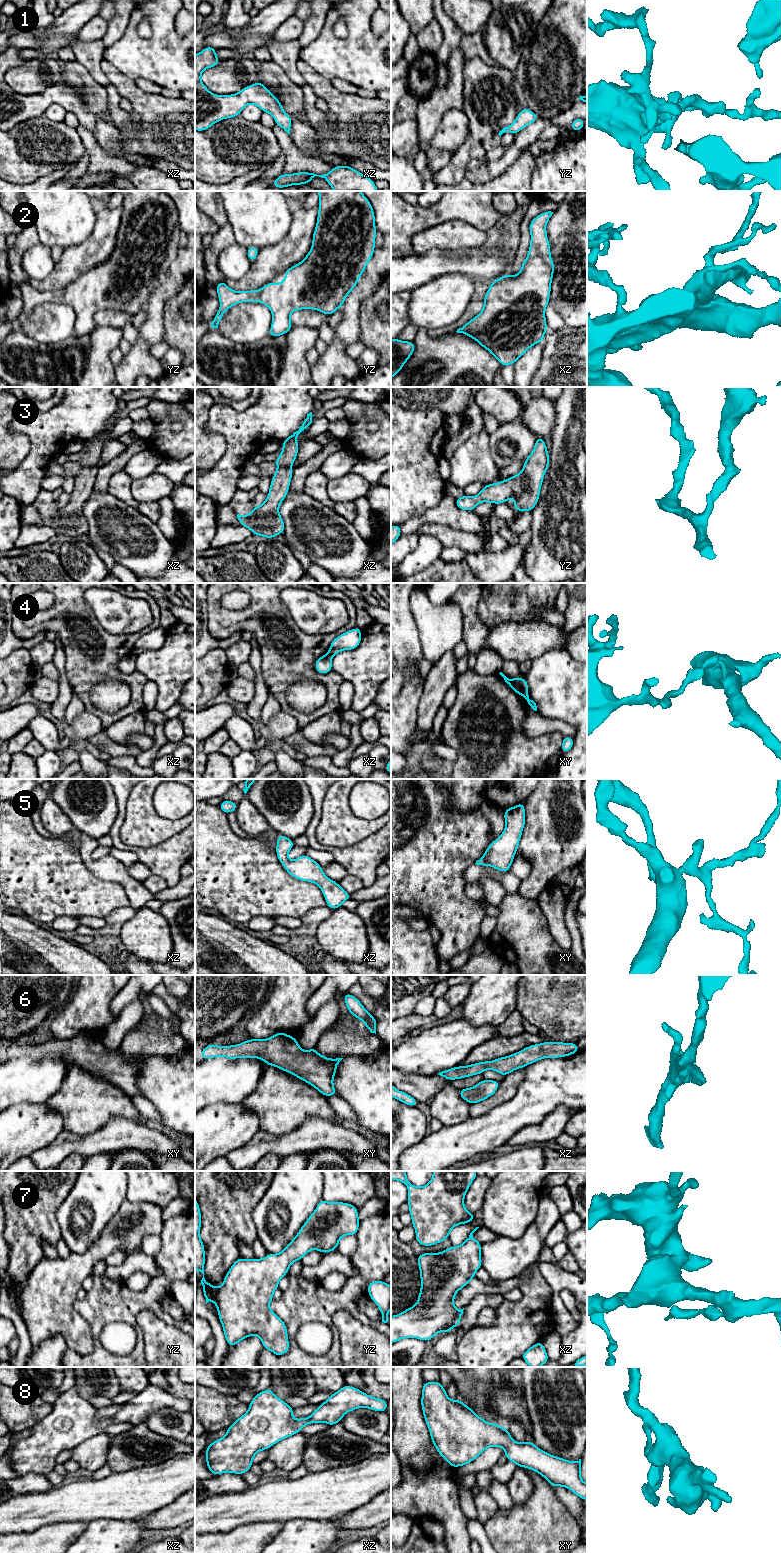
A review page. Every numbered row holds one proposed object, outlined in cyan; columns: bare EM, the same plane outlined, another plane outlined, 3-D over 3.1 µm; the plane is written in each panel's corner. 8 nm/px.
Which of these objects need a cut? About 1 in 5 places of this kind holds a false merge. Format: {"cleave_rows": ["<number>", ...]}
{"cleave_rows": ["4"]}

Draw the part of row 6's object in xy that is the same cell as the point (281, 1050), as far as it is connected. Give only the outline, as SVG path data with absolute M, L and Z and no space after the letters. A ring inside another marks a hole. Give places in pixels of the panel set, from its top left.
M277 1032L267 1039L248 1039L237 1045L216 1046L211 1043L200 1053L201 1059L223 1056L228 1059L258 1058L282 1071L296 1076L322 1095L337 1095L333 1085L336 1068L343 1058L331 1059L312 1048L301 1050L296 1037Z

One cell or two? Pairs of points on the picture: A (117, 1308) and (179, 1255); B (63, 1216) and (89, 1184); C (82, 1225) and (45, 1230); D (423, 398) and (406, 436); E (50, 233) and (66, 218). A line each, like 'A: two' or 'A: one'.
A: one
B: one
C: two
D: two
E: one

